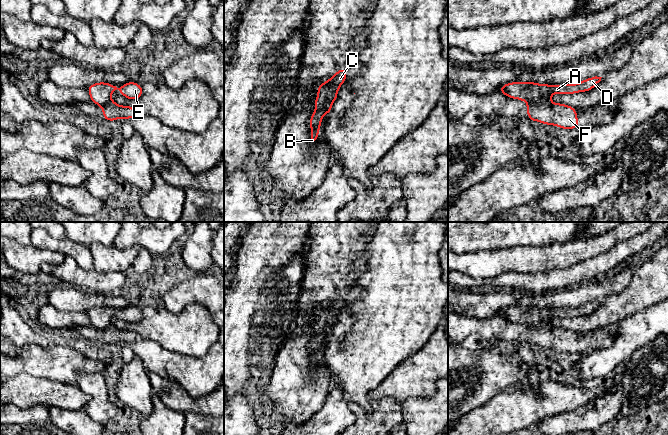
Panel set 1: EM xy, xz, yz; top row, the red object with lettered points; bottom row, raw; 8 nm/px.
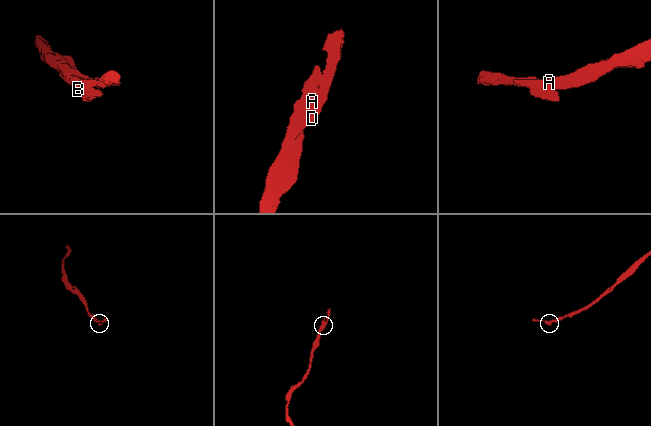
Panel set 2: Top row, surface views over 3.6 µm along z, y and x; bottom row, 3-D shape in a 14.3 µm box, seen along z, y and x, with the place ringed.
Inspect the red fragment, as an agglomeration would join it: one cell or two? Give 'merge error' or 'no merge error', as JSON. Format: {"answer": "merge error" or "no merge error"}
{"answer": "merge error"}

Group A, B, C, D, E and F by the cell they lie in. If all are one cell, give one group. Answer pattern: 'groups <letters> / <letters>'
groups A B D E / C F

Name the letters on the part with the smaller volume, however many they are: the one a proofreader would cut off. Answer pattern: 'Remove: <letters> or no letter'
Remove: C, F

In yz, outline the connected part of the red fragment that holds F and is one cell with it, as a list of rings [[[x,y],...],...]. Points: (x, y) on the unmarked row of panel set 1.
[[[550,324],[539,327],[528,326],[525,335],[531,345],[538,345],[545,349],[554,349],[562,353],[577,353],[578,341],[575,331]]]

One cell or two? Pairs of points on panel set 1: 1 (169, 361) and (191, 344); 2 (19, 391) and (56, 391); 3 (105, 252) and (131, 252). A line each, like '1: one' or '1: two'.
1: two
2: one
3: one

